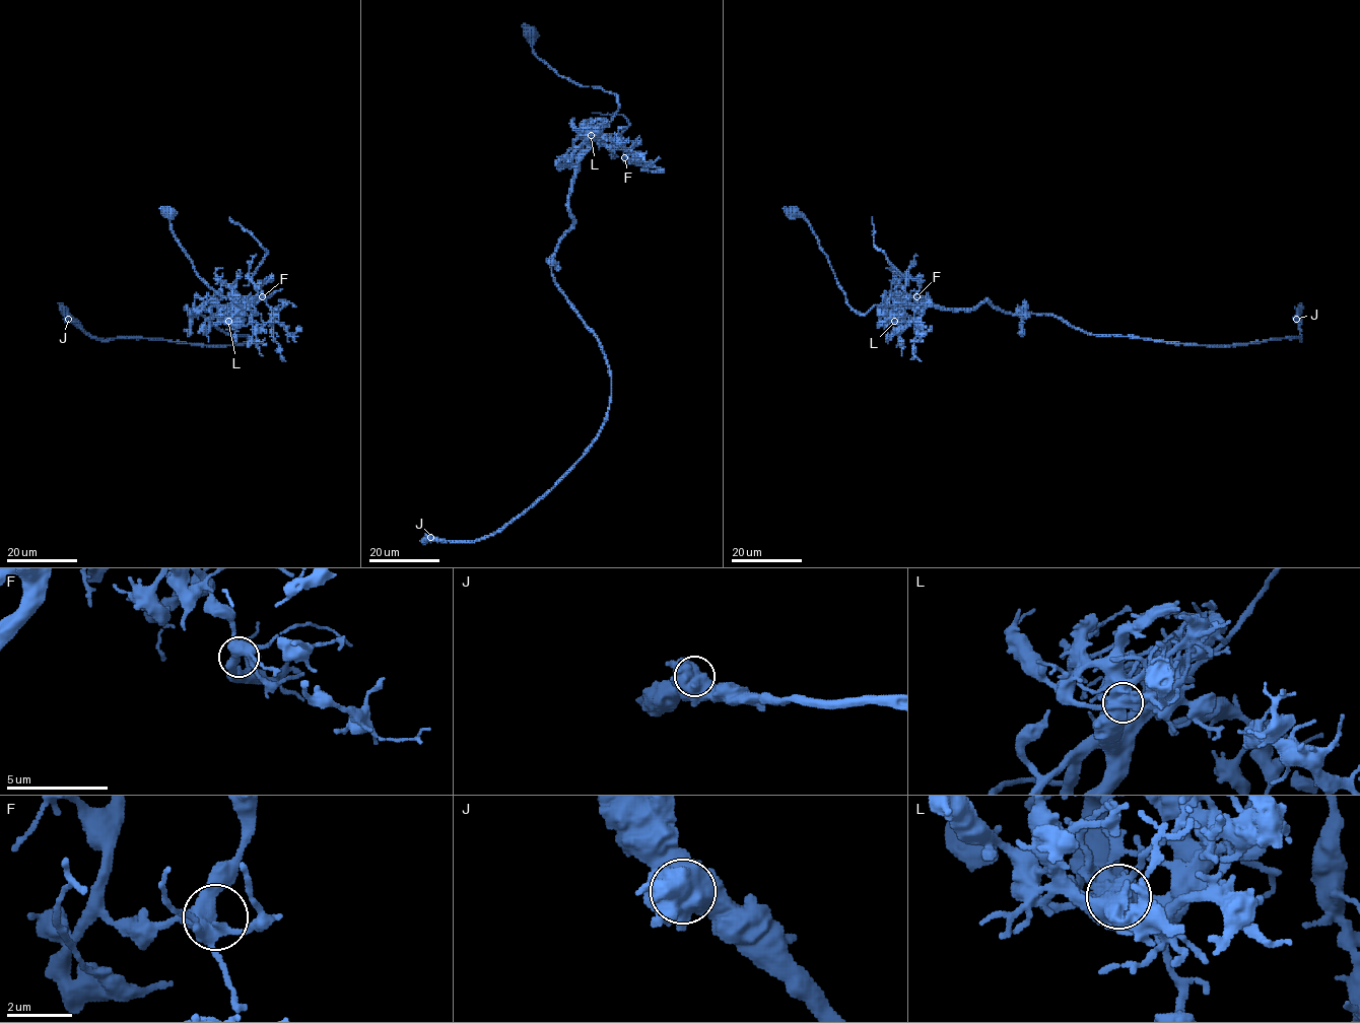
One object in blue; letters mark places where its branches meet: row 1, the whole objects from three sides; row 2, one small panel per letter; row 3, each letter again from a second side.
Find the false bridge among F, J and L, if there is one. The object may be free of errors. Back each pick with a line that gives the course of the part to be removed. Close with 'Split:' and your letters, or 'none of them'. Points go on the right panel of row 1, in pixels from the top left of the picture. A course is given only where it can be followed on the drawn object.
L: (894, 321), (896, 303), (903, 294), (905, 278), (874, 244), (872, 217)
Split: L

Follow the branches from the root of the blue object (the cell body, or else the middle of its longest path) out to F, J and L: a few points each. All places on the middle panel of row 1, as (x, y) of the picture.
F: (533, 33), (536, 35), (534, 53), (558, 74), (616, 96), (618, 111), (595, 135), (612, 138), (624, 157)
J: (533, 33), (558, 74), (618, 104), (578, 164), (552, 265), (609, 367), (607, 419), (502, 527), (430, 537)
L: (533, 33), (536, 35), (534, 53), (558, 74), (616, 96), (618, 111), (591, 135)

